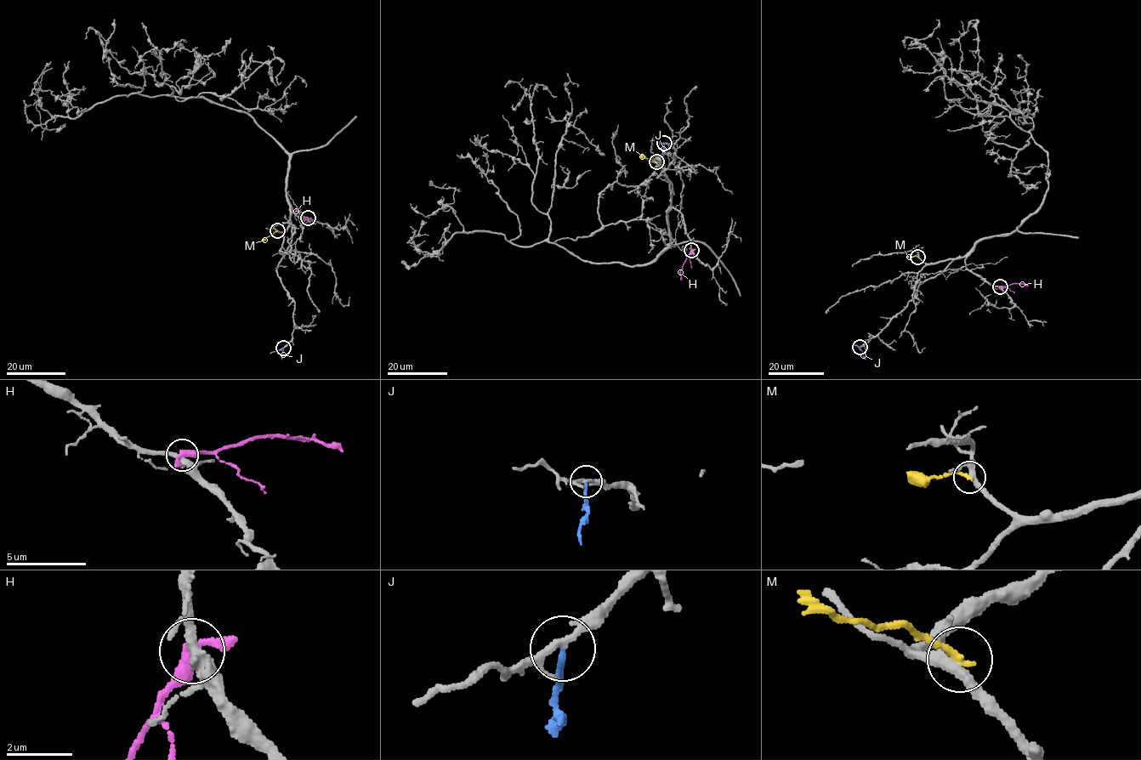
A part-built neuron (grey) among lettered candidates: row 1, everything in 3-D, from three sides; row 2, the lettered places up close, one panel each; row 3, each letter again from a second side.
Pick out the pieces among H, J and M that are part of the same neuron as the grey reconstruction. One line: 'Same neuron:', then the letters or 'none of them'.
Same neuron: J

